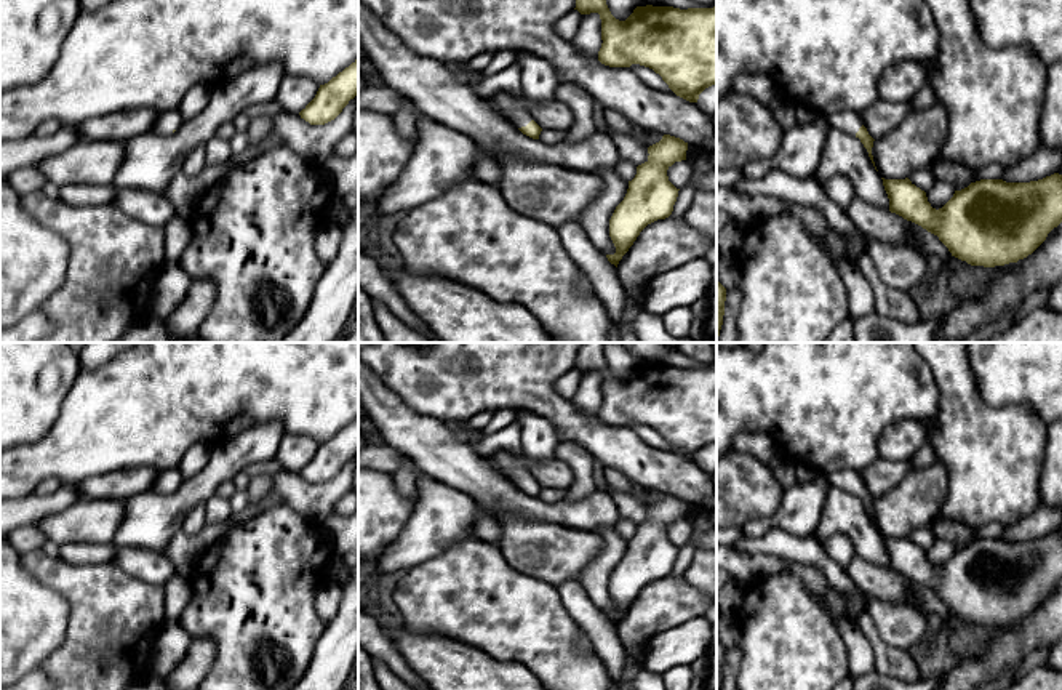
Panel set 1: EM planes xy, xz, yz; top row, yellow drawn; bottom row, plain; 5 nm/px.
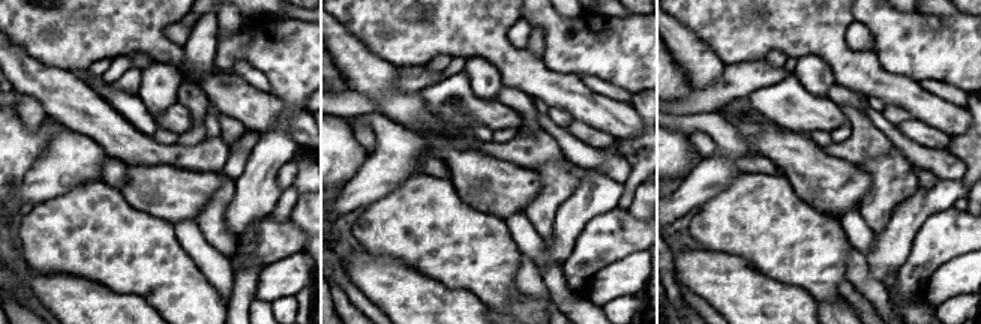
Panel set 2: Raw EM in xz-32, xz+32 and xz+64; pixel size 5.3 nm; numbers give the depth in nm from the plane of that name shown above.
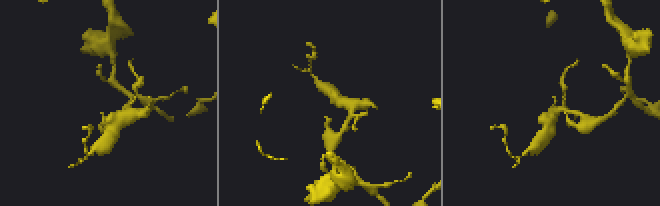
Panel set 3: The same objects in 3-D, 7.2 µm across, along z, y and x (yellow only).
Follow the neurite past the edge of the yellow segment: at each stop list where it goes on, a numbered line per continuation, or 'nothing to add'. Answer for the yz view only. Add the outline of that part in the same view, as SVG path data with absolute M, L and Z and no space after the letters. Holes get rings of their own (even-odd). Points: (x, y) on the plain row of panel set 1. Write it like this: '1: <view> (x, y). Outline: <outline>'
1: yz (850, 481). Outline: M854 469L828 472L827 477L832 487L841 488L854 495L859 490L859 487L864 483L860 472Z

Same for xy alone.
1: xy (168, 479). Outline: M165 469L158 472L152 490L166 495L178 488L182 482L184 477L179 469Z

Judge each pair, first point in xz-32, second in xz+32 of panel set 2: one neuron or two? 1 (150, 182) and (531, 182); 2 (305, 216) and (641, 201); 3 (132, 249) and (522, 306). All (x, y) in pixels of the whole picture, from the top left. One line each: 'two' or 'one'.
1: one
2: one
3: one

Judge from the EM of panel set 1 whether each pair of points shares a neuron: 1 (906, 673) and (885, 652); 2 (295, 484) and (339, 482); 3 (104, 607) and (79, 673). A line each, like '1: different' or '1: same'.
1: same
2: same
3: same

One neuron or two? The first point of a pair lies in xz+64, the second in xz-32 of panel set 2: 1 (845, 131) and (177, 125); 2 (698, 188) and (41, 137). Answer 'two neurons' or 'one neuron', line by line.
1: two neurons
2: two neurons

